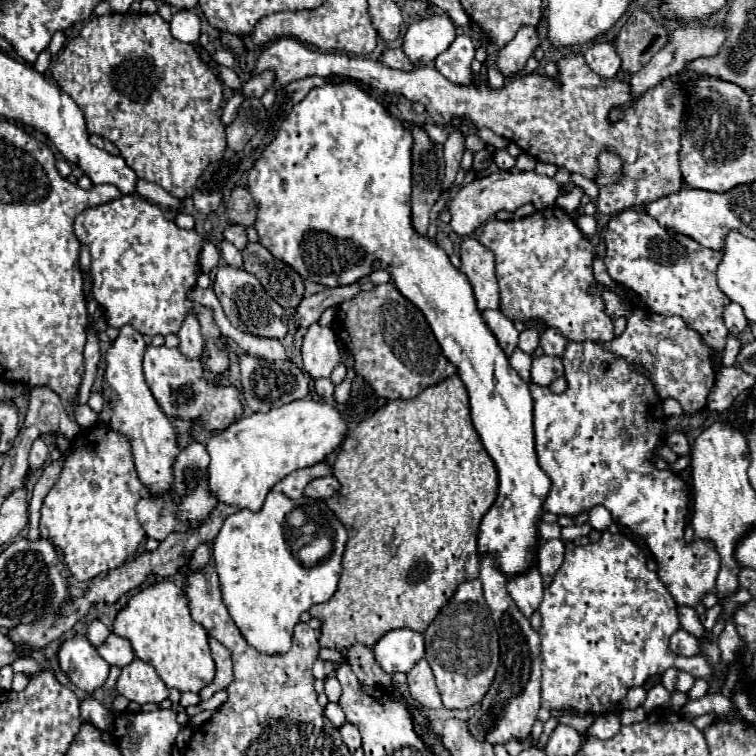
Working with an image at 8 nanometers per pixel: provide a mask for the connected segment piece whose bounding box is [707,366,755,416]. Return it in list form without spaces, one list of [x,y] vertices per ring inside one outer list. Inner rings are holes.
[[[719,366],[717,368],[717,378],[715,378],[715,386],[707,398],[707,406],[711,410],[721,412],[721,416],[725,416],[725,412],[729,410],[731,402],[735,400],[735,396],[747,388],[751,388],[755,384],[755,378],[749,376],[747,372],[743,372],[741,368],[733,366]]]

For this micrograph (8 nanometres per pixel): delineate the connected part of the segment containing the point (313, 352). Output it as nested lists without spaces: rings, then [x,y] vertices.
[[[311,324],[303,338],[303,370],[313,378],[329,378],[333,368],[341,362],[335,334],[329,326]]]

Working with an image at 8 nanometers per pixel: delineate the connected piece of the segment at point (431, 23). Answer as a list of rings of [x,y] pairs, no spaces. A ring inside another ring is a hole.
[[[429,16],[413,22],[403,36],[403,52],[415,66],[425,66],[449,48],[455,40],[455,26],[449,16]]]

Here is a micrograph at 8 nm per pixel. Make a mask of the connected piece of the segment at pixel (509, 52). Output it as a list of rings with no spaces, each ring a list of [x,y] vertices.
[[[523,26],[517,32],[517,36],[497,54],[497,70],[503,74],[503,78],[519,74],[525,68],[525,62],[533,56],[533,50],[537,46],[539,46],[537,28]]]

